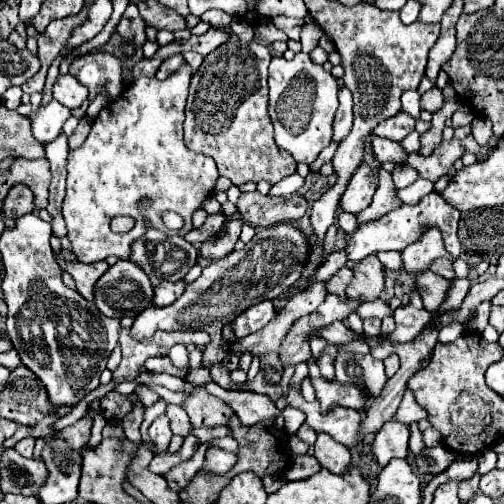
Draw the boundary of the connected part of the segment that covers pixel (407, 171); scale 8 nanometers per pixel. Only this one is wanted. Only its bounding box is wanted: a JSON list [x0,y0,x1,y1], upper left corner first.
[392,163,418,189]

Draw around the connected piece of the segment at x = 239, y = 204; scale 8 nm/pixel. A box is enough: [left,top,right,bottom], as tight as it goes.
[236,191,308,227]

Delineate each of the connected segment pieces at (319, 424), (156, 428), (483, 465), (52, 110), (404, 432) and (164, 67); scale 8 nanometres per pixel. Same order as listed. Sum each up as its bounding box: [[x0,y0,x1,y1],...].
[[286,387,364,449],[150,415,172,451],[476,447,498,475],[30,99,70,143],[372,419,410,467],[156,55,184,79]]

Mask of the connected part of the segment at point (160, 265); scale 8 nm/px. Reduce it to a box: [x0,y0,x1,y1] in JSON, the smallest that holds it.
[128,229,198,285]

